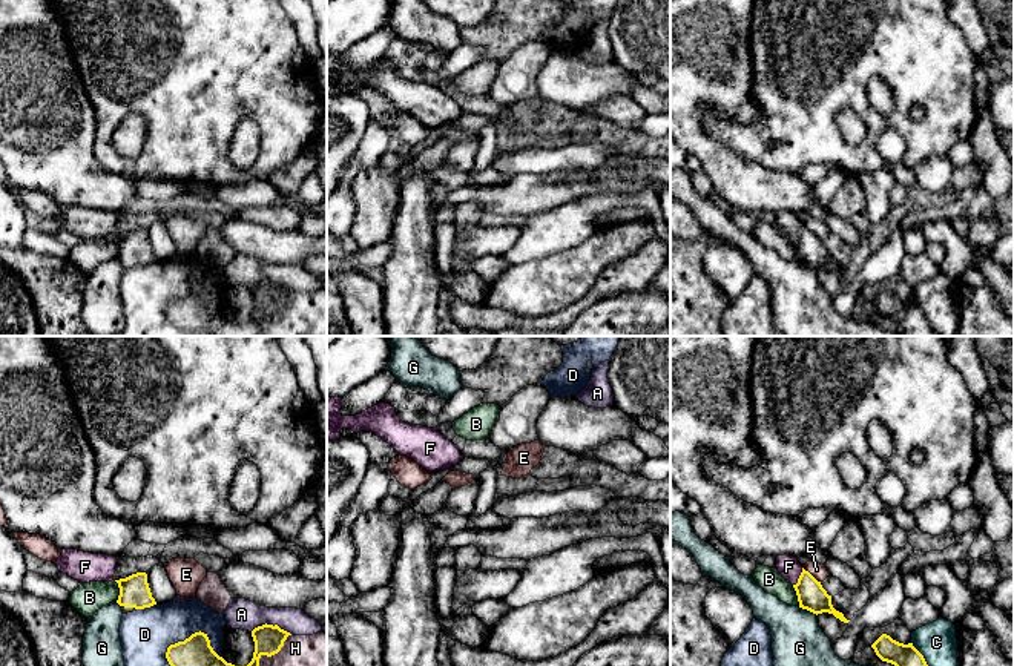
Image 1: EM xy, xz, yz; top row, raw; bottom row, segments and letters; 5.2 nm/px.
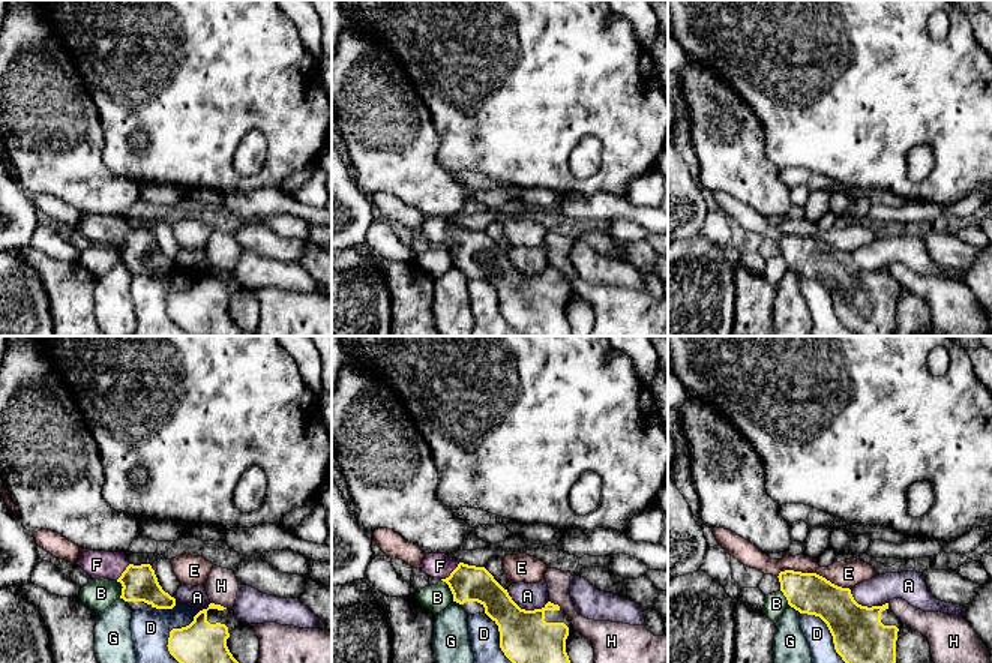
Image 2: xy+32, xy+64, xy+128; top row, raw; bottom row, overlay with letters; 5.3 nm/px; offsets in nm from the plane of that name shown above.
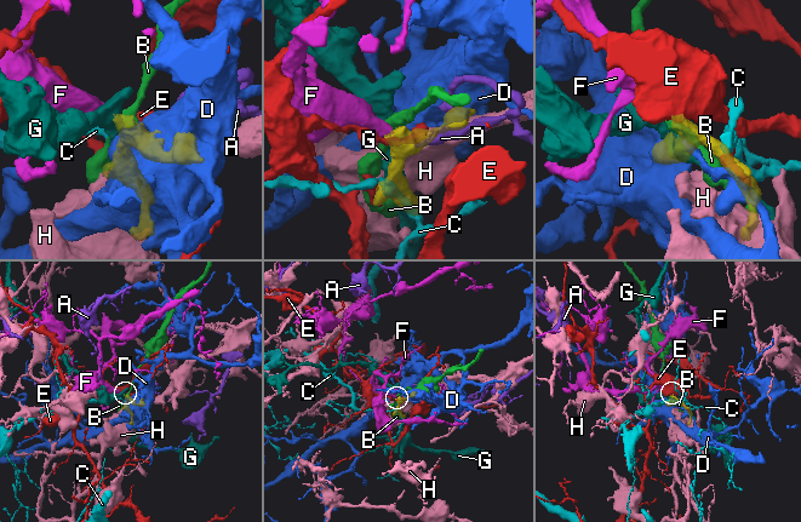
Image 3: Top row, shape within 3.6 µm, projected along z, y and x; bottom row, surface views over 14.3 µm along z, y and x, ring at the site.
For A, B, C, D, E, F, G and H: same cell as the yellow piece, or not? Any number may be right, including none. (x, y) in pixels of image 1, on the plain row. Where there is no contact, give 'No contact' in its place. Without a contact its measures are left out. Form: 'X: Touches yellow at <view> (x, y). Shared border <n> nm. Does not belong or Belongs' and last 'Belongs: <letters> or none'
A: Touches yellow at xy (270, 281). Shared border 220 nm. Does not belong
B: Touches yellow at xy (120, 247). Shared border 110 nm. Does not belong
C: Touches yellow at yz (924, 316). Shared border 240 nm. Does not belong
D: Touches yellow at xy (184, 330). Shared border 300 nm. Does not belong
E: Touches yellow at yz (810, 230). Shared border 120 nm. Does not belong
F: Touches yellow at yz (800, 232). Shared border 120 nm. Belongs
G: Touches yellow at yz (807, 266). Shared border 110 nm. Does not belong
H: Touches yellow at xy (267, 312). Shared border 300 nm. Does not belong
Belongs: F

